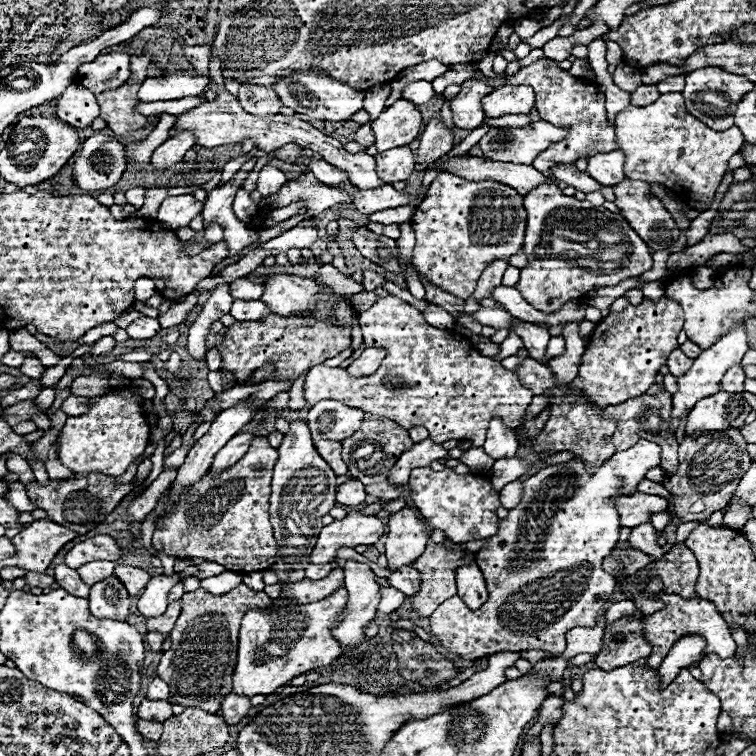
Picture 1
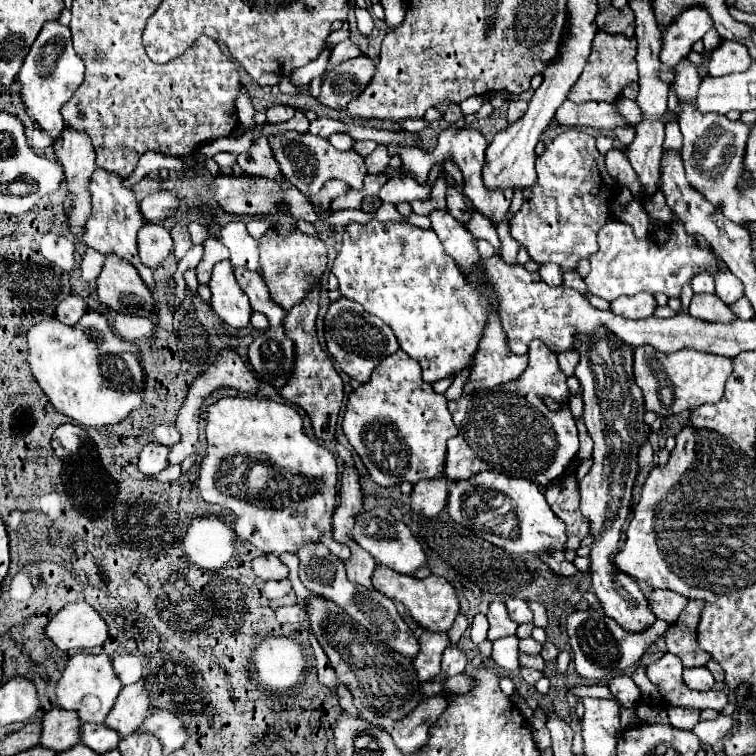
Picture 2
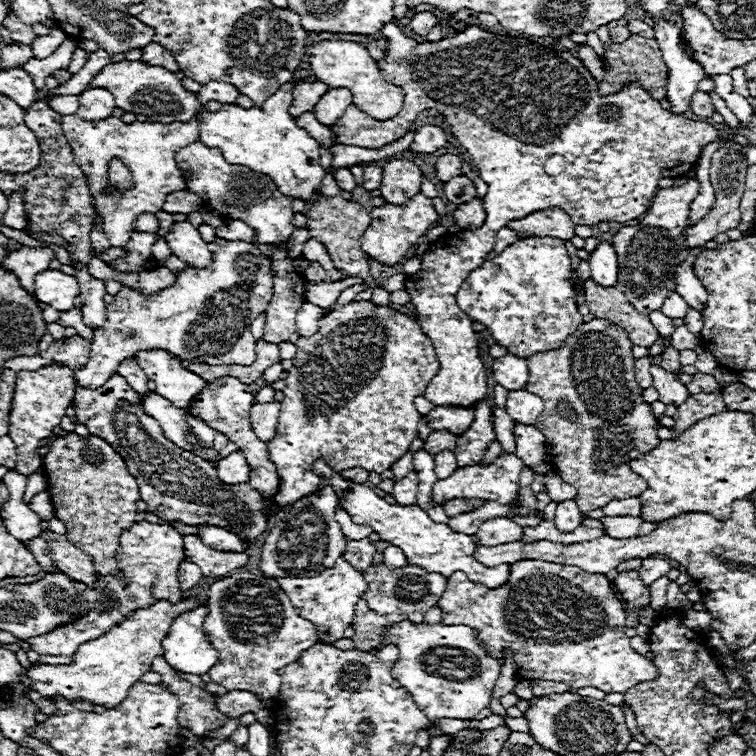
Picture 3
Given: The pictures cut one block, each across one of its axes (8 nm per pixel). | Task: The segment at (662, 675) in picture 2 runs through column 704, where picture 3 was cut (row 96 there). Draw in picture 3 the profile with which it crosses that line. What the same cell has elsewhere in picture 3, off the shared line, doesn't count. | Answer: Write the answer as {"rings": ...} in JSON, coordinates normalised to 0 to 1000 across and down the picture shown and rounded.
{"rings":[[[921,119],[921,122],[915,124],[913,143],[915,143],[915,148],[918,148],[921,153],[929,153],[929,156],[939,156],[942,148],[947,146],[947,143],[942,140],[942,135],[939,135],[939,127],[937,127],[934,122],[926,122],[926,119]]]}

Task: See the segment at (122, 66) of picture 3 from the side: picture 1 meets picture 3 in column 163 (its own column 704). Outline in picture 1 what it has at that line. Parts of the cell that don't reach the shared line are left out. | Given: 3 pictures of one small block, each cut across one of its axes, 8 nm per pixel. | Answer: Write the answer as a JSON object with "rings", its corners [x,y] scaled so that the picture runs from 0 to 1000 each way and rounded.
{"rings":[[[937,87],[907,98],[907,119],[902,124],[907,130],[907,143],[915,153],[944,172],[960,172],[968,167],[971,138],[976,138],[976,132],[981,132],[981,127],[992,122],[992,116],[997,116],[997,108],[992,108],[987,101],[966,98],[950,87]]]}

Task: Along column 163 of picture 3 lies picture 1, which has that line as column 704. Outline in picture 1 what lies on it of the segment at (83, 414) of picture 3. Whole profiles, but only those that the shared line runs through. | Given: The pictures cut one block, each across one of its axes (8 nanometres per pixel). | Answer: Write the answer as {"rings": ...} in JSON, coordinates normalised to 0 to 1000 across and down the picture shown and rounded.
{"rings":[[[963,566],[955,571],[931,571],[923,579],[905,577],[897,595],[897,624],[878,630],[878,643],[889,651],[892,680],[902,690],[934,688],[942,677],[958,675],[971,656],[979,632],[995,608],[987,598],[989,585],[981,579],[979,566]]]}

